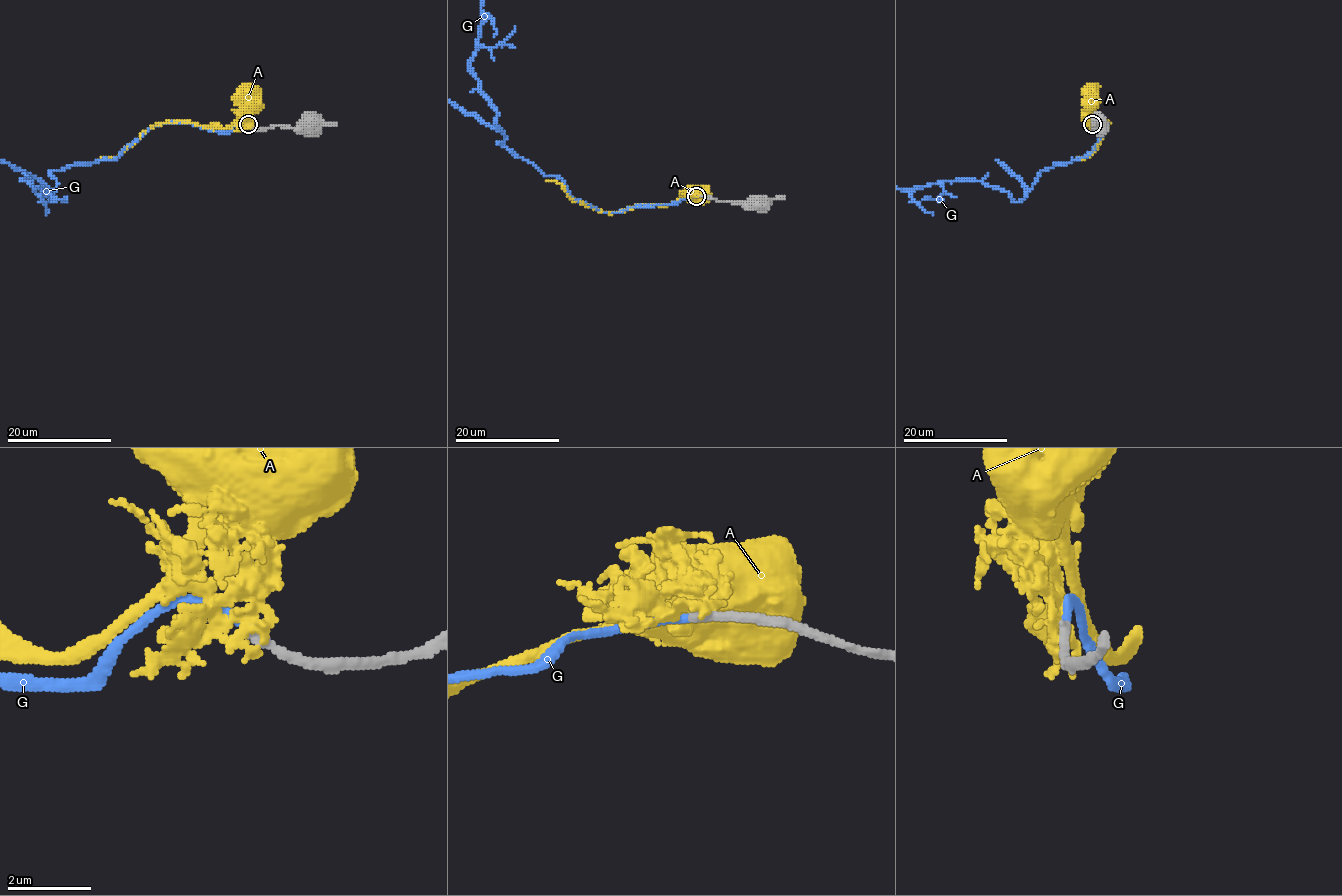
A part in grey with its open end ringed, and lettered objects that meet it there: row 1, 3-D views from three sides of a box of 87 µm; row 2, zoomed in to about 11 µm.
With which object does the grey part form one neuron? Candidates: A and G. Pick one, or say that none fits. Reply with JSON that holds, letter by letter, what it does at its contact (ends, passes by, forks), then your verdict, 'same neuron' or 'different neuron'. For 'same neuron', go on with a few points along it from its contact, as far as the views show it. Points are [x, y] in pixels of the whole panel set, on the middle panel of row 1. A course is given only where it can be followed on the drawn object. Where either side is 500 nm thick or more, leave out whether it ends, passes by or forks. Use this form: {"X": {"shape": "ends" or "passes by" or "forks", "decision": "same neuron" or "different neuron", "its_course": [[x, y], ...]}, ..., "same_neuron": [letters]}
{"A": {"shape": "ends", "decision": "different neuron"}, "G": {"shape": "ends", "decision": "same neuron"}, "same_neuron": ["G"]}

